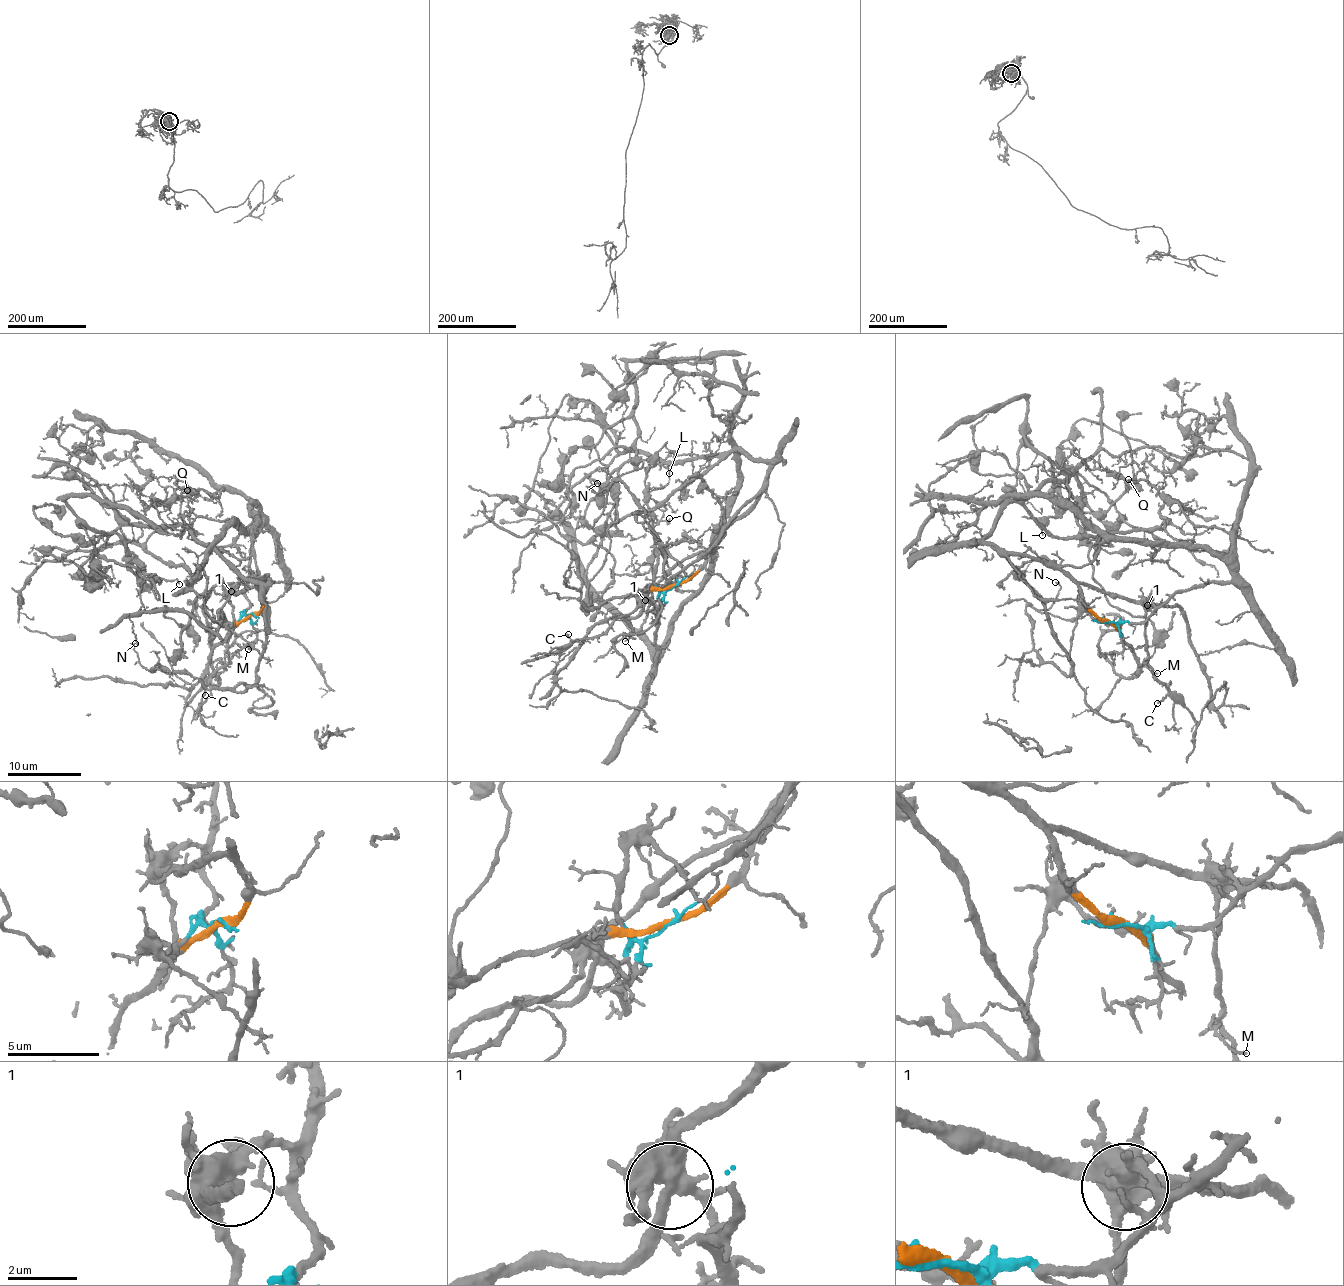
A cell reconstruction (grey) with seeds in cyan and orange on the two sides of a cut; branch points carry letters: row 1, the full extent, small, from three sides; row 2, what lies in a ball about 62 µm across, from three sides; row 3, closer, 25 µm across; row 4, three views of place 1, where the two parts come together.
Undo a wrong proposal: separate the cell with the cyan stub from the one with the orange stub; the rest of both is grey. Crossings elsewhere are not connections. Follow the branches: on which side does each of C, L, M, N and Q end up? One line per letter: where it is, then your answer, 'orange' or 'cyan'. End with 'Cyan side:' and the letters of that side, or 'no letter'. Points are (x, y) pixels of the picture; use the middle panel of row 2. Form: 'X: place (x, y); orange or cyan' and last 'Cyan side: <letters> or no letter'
C: place (568, 634); cyan
L: place (669, 473); orange
M: place (625, 641); cyan
N: place (597, 483); orange
Q: place (669, 518); cyan
Cyan side: C, M, Q

